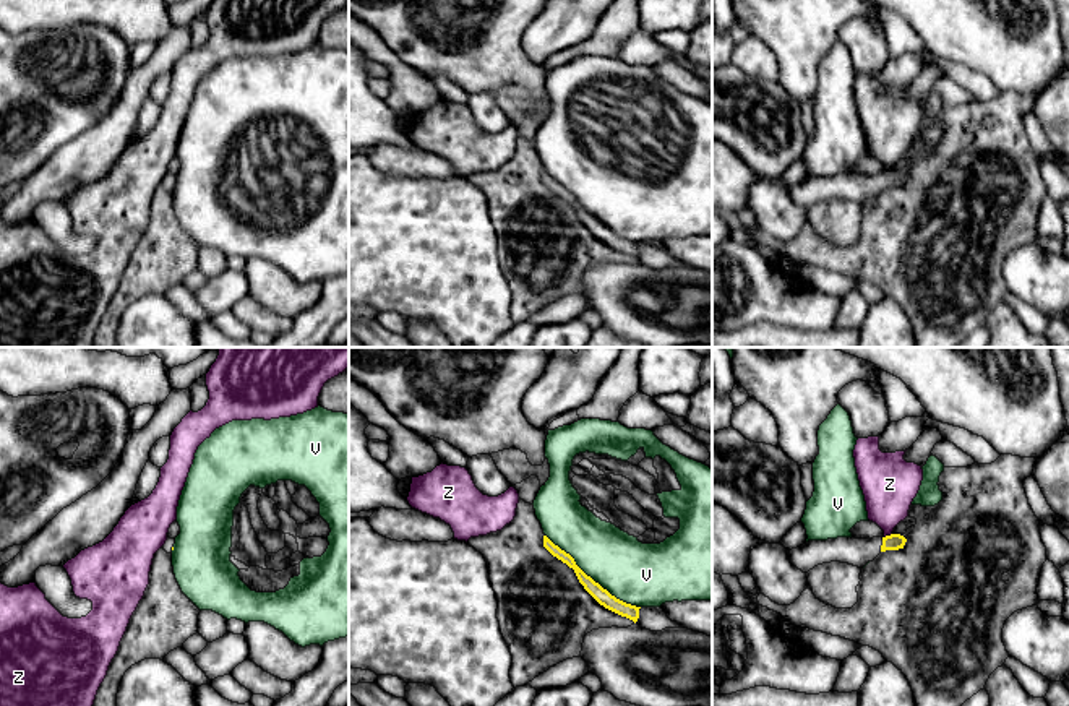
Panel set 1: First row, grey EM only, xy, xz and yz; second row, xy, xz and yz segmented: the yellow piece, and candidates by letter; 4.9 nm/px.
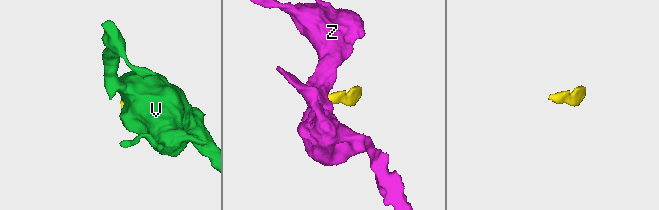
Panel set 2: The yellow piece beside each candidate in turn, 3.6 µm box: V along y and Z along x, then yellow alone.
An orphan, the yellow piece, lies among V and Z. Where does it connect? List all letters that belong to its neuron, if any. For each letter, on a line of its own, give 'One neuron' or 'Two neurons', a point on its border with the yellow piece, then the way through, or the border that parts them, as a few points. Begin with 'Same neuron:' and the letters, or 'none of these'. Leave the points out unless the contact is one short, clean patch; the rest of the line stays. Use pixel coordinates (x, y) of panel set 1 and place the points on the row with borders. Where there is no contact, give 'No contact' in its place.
Same neuron: none of these
V: Two neurons. Touches yellow at xz (591, 578)
Z: Two neurons. Touches yellow at yz (888, 536). Boundary: yz (891, 533), (884, 538)

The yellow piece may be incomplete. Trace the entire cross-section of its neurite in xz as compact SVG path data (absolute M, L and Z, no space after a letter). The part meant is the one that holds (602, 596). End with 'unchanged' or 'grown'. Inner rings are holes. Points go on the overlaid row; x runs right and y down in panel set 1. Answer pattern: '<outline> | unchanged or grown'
M543 536L543 547L558 560L566 563L569 568L574 570L579 583L584 589L605 609L633 620L634 623L639 618L639 609L636 605L626 604L615 596L612 596L607 589L603 589L599 583L595 583L590 576L587 576L574 562L574 558L555 545L547 536Z | unchanged

